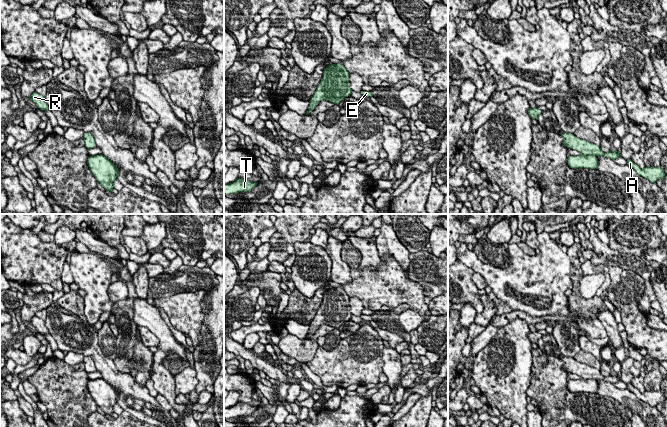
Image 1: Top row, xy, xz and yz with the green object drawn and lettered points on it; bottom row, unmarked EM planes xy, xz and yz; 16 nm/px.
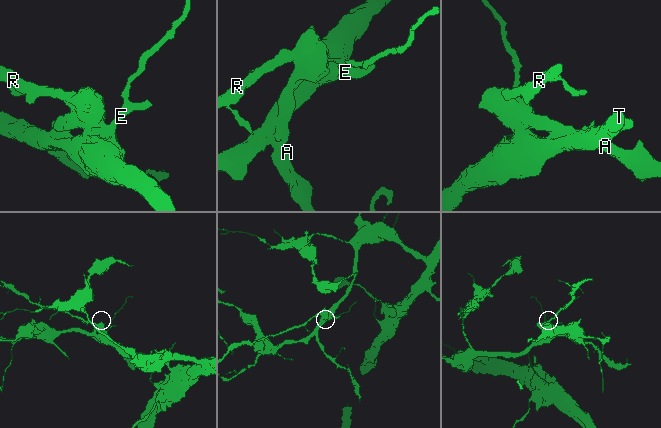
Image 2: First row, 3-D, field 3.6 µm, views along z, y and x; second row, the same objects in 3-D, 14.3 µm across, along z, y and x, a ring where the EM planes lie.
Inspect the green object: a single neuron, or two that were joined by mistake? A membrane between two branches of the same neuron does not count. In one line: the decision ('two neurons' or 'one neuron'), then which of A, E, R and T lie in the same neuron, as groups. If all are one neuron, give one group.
two neurons | A R / E T

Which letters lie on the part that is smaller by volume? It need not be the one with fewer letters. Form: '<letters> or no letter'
A, R

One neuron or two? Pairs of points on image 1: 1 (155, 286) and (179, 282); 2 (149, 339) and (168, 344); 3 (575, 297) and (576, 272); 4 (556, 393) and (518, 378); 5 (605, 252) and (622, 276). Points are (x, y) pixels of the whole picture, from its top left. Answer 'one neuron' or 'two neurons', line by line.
1: one neuron
2: two neurons
3: one neuron
4: two neurons
5: two neurons

